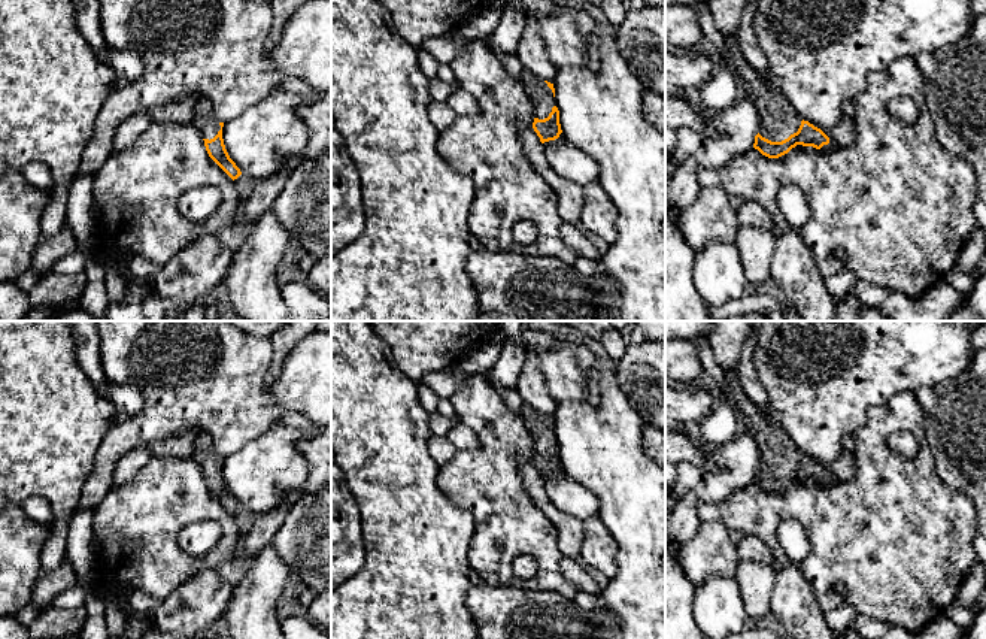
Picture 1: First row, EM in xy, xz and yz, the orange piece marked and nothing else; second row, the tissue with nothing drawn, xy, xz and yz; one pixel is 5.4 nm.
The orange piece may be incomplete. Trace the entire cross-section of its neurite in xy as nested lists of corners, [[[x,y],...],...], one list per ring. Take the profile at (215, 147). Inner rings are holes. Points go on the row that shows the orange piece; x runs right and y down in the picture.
[[[198,97],[195,100],[192,125],[200,130],[206,151],[209,157],[234,181],[242,172],[236,163],[230,158],[224,139],[222,127],[213,115],[212,103],[207,97]]]

